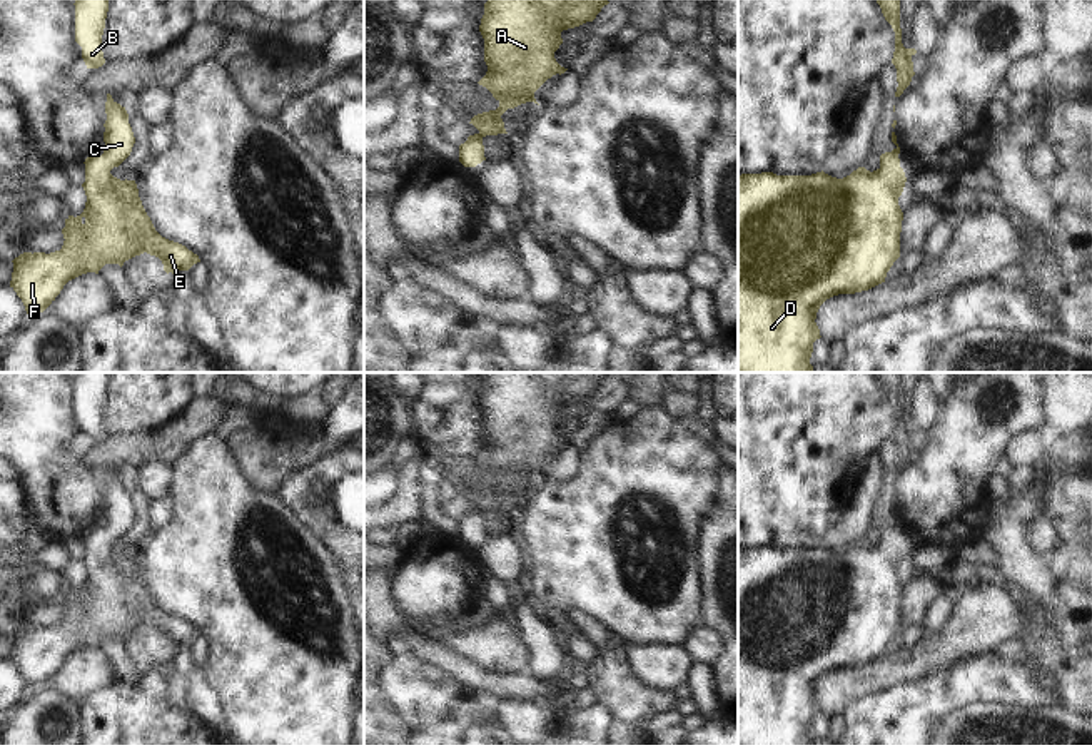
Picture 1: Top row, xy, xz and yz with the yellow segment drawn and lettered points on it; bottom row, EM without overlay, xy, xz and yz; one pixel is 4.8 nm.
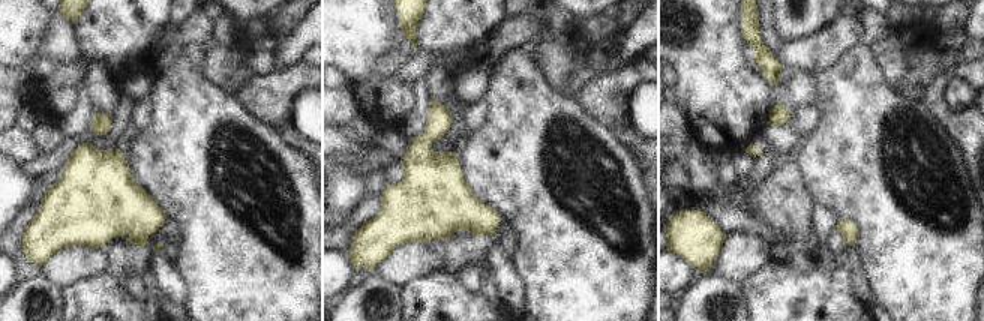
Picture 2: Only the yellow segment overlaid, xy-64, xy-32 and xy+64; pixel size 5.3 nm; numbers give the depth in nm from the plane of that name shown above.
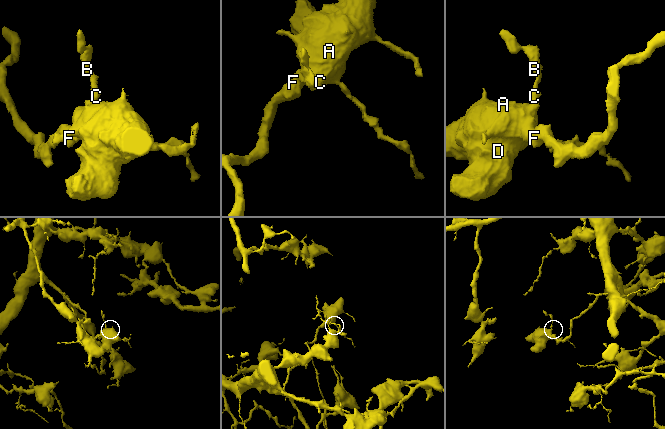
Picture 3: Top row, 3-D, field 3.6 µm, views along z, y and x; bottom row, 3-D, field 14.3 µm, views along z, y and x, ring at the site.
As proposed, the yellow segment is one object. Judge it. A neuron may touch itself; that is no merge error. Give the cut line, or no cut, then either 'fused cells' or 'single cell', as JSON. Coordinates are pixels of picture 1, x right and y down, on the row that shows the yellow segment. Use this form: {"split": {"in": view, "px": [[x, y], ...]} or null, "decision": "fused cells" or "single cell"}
{"split": null, "decision": "single cell"}

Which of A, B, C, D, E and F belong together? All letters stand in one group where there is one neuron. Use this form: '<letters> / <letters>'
A B C D E F

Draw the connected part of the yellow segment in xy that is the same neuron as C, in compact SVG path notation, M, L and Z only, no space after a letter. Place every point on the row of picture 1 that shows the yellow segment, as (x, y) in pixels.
M107 94L105 114L105 150L100 157L87 157L83 162L85 182L82 187L87 202L80 215L68 215L65 219L62 249L50 254L23 252L12 261L10 287L22 299L28 316L43 312L68 281L87 272L99 274L105 264L119 264L122 267L125 261L147 252L162 261L167 274L175 274L179 271L189 271L194 264L200 262L199 256L185 246L169 241L155 231L142 205L135 180L120 180L110 174L114 167L119 167L130 155L135 137L125 107L117 104L110 94Z

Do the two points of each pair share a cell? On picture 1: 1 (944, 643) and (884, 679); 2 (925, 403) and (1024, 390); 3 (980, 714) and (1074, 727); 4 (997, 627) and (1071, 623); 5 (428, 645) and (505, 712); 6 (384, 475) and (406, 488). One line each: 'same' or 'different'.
1: same
2: different
3: same
4: different
5: different
6: different

